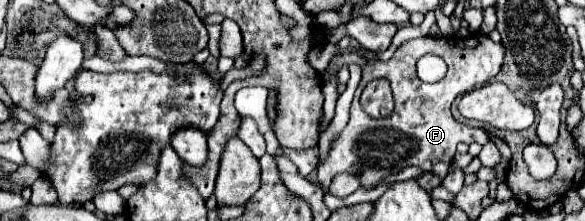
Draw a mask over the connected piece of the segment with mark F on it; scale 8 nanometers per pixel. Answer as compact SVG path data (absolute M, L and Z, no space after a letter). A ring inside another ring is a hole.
M471 34L469 38L415 38L403 42L391 60L387 62L369 62L363 66L363 78L355 92L351 104L351 118L341 136L333 142L327 162L319 166L319 184L323 190L329 188L329 182L335 174L351 172L361 178L361 186L369 188L375 186L379 180L401 172L407 166L419 166L423 172L433 172L441 178L447 174L449 160L455 156L455 146L459 142L471 144L489 142L489 134L483 128L471 128L453 120L451 104L459 94L473 90L479 84L489 82L497 76L505 56L505 47L495 44L485 34ZM425 54L441 56L447 64L447 74L443 80L435 84L427 84L417 76L417 60ZM375 78L387 78L391 82L391 90L395 96L395 110L389 118L369 118L361 104L359 96L367 82Z

